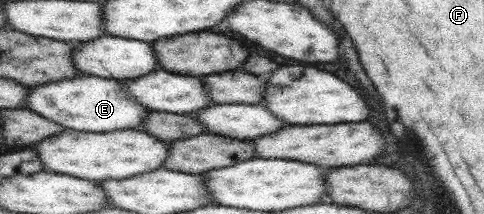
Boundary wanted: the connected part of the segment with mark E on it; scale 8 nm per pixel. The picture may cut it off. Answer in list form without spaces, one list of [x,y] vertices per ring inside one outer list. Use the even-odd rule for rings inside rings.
[[[81,74],[62,81],[49,81],[47,84],[27,88],[25,110],[33,111],[54,121],[65,129],[103,133],[121,129],[141,129],[145,114],[149,109],[139,105],[127,93],[117,80]]]

